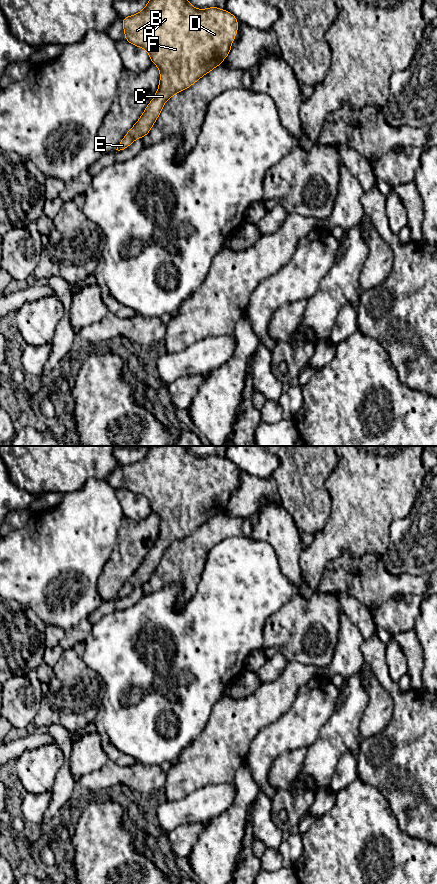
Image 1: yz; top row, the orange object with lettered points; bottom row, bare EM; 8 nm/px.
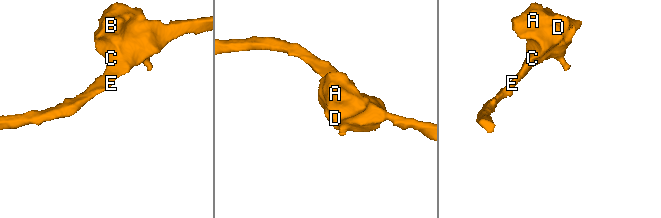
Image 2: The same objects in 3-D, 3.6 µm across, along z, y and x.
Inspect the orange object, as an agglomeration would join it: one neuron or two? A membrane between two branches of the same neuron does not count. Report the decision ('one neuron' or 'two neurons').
one neuron

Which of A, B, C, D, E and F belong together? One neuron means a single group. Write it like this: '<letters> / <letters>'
A B C D E F

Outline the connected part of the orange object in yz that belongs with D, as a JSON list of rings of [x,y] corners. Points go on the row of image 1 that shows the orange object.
[[[149,0],[139,13],[122,19],[125,40],[144,48],[153,64],[160,69],[160,83],[153,100],[137,123],[127,132],[116,150],[124,150],[140,137],[145,137],[157,120],[163,105],[202,76],[221,65],[230,53],[238,30],[238,20],[227,10],[215,6],[196,9],[187,0]]]

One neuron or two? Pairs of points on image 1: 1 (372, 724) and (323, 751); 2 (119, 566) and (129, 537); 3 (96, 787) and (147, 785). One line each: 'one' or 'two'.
1: two
2: one
3: one

